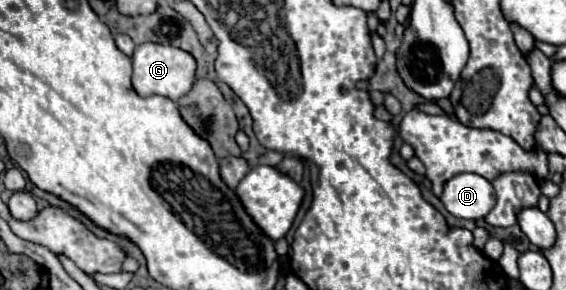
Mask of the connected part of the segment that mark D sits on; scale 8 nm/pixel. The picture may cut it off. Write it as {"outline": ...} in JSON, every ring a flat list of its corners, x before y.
{"outline":[[462,173,444,183,440,201,454,217,482,219,492,211,496,193,492,183,484,177]]}

